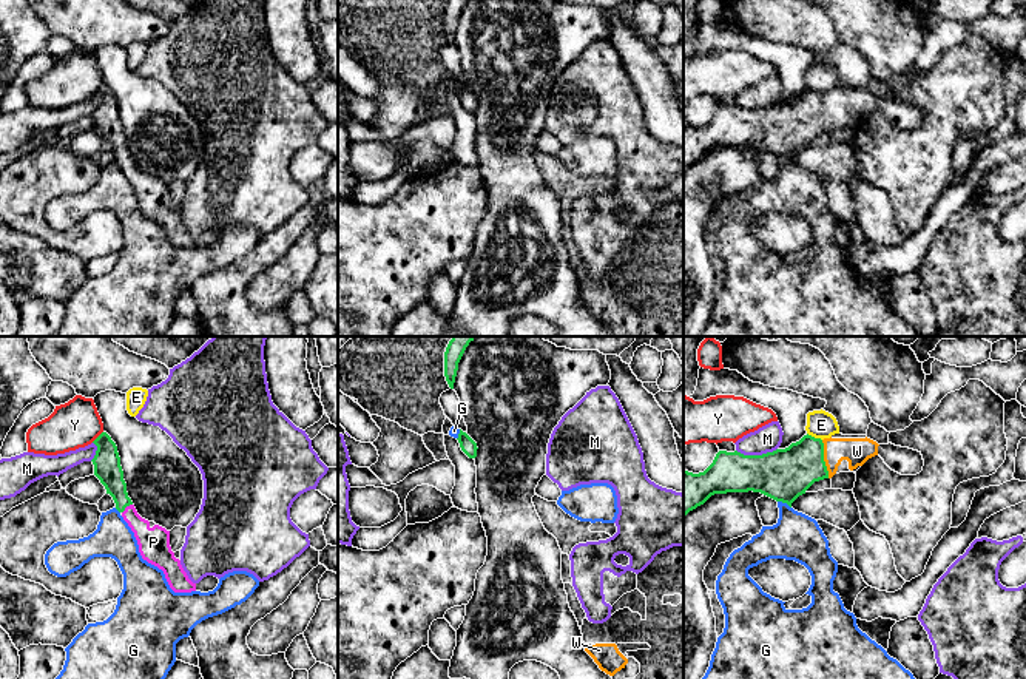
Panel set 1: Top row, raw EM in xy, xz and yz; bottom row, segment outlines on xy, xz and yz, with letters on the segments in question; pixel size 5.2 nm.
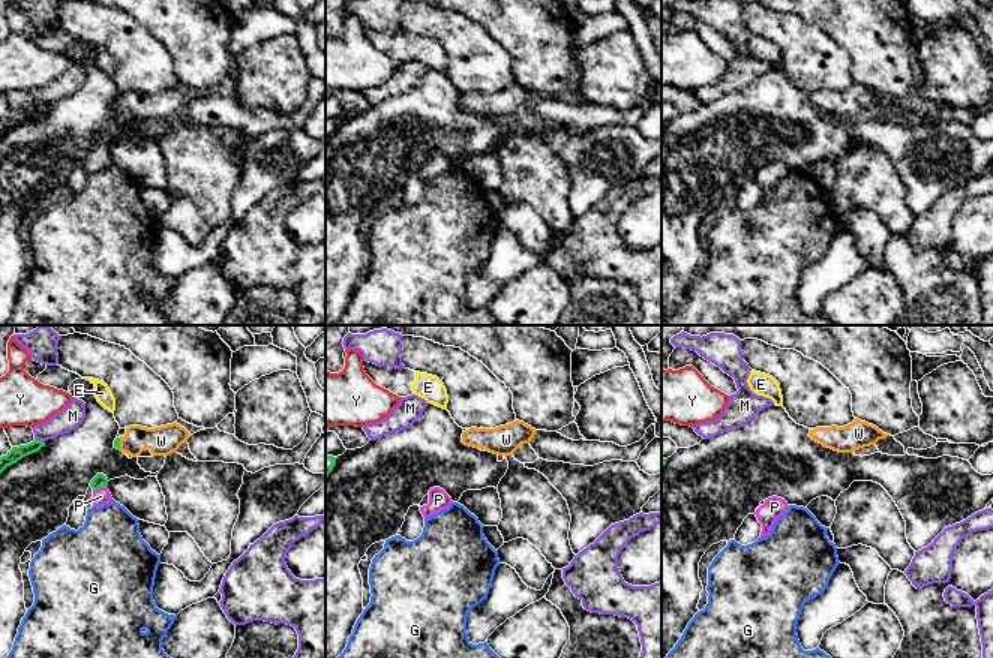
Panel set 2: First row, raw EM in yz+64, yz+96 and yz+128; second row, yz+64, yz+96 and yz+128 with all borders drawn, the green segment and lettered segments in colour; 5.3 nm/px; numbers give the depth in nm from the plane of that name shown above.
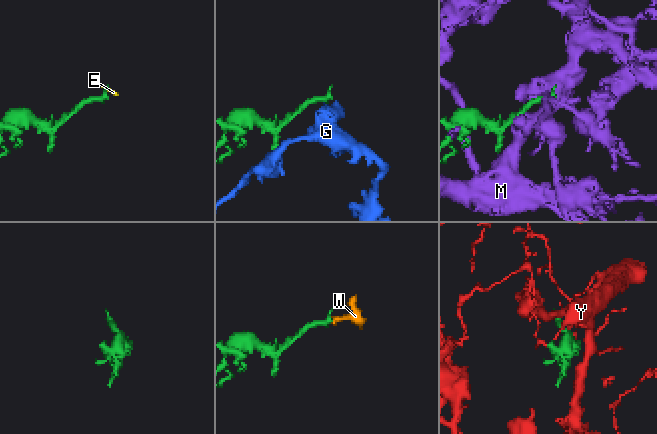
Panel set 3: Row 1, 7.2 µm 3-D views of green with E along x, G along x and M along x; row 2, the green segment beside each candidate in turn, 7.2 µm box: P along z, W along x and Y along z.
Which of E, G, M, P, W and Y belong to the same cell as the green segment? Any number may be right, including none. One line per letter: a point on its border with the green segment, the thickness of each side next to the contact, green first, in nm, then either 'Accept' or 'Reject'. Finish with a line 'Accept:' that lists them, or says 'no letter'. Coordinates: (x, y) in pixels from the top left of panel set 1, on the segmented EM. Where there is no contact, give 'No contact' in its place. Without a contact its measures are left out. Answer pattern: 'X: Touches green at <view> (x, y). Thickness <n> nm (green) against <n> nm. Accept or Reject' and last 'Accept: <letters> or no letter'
E: Touches green at yz (813, 437). Thickness 280 nm (green) against 140 nm. Reject
G: Touches green at yz (784, 502). Thickness 280 nm (green) against 240 nm. Reject
M: Touches green at yz (756, 456). Thickness 280 nm (green) against 140 nm. Reject
P: Touches green at xy (125, 506). Thickness 140 nm (green) against 160 nm. Accept
W: Touches green at yz (823, 459). Thickness 280 nm (green) against 140 nm. Accept
Y: Touches green at xy (97, 437). Thickness 140 nm (green) against 240 nm. Reject
Accept: P, W

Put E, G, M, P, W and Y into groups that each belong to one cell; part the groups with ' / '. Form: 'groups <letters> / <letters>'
groups E / G / M / P W / Y

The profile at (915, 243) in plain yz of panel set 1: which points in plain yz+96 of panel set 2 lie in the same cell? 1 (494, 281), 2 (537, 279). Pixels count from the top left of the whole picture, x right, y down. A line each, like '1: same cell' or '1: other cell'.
1: same cell
2: other cell

